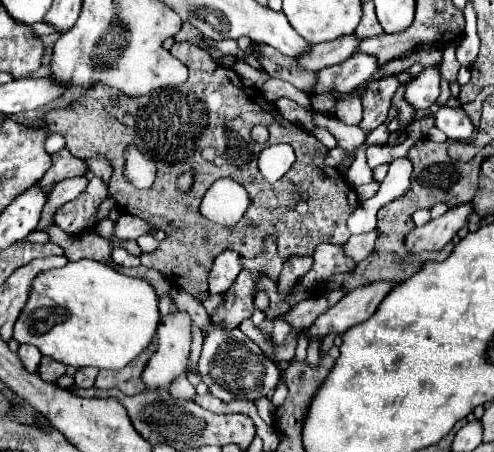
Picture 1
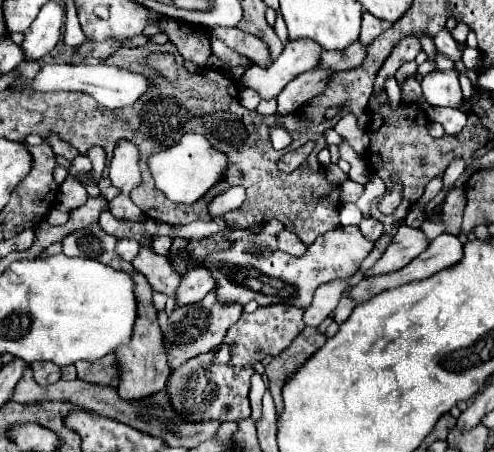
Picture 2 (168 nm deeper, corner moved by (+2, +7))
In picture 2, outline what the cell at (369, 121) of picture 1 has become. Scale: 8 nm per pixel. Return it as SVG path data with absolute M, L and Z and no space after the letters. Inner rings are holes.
M412 37L402 39L402 41L394 47L392 55L386 59L386 63L382 65L382 69L378 71L378 77L376 77L376 83L374 83L374 93L382 93L382 91L384 91L384 83L386 83L390 77L394 77L394 73L400 69L400 65L404 65L404 63L408 63L408 61L414 61L414 57L416 57L420 51L422 51L420 41L416 41L416 39L412 39Z

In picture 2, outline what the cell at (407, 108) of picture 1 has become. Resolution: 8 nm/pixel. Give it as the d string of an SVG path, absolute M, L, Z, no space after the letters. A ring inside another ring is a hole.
M415 61L405 63L396 72L395 79L399 84L402 84L408 76L411 76L417 73L417 68L418 68L418 65Z

